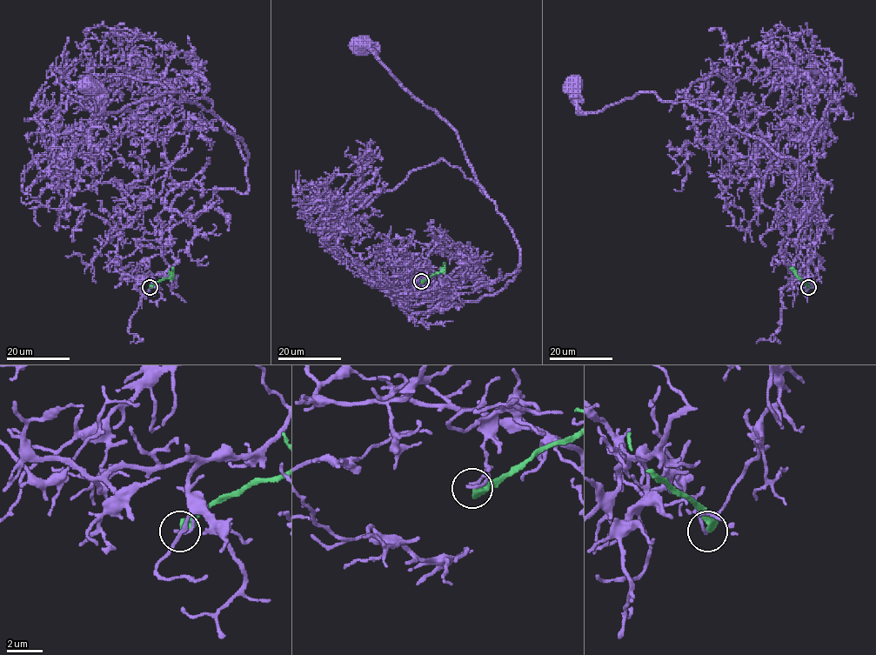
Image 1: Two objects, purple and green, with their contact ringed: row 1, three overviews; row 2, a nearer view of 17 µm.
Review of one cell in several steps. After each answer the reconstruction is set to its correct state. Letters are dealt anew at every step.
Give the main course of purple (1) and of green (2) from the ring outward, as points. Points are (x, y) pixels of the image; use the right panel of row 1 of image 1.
1: (807, 287), (797, 276), (825, 222), (795, 160), (717, 111), (638, 92), (580, 112), (571, 87)
2: (807, 287), (790, 267)

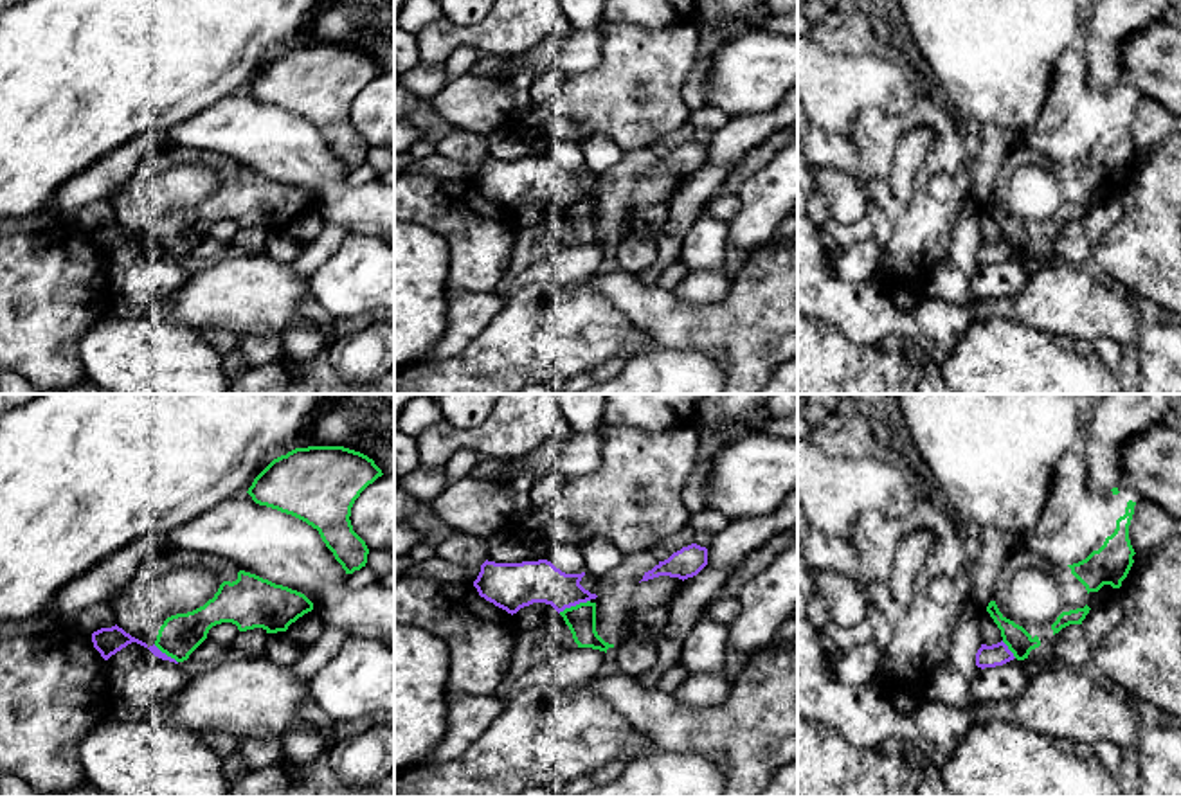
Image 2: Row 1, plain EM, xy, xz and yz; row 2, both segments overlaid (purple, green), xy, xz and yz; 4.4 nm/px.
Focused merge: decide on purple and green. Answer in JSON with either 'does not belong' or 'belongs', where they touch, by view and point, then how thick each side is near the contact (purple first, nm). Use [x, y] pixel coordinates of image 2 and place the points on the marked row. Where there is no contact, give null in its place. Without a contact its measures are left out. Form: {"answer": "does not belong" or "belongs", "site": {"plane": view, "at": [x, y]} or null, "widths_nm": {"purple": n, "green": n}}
{"answer": "does not belong", "site": {"plane": "xz", "at": [573, 605]}, "widths_nm": {"purple": 190, "green": 130}}

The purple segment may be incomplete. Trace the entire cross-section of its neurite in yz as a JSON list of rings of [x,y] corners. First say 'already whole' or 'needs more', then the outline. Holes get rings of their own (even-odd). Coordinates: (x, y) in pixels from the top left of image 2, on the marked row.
already whole | [[[1003,640],[992,646],[981,644],[981,648],[976,653],[976,666],[981,669],[996,667],[1014,658],[1015,658],[1014,653],[1008,649],[1008,646]]]

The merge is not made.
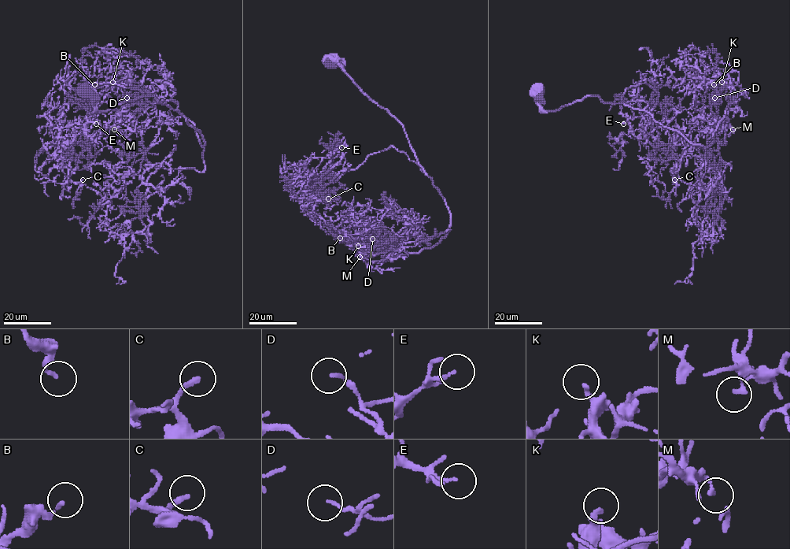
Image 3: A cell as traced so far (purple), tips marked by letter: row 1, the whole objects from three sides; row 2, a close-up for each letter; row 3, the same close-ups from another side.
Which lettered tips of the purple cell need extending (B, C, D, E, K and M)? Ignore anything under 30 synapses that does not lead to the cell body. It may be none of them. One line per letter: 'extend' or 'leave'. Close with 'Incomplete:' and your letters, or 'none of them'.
B: leave
C: extend
D: leave
E: extend
K: leave
M: leave
Incomplete: C, E

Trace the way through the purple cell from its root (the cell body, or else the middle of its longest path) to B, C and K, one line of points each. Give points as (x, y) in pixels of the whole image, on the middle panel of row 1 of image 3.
B: (330, 60), (403, 126), (450, 214), (447, 235), (418, 253), (378, 248), (359, 224), (336, 230), (340, 238)
C: (330, 60), (403, 126), (423, 172), (391, 146), (333, 182), (327, 171), (311, 197), (315, 202), (328, 198)
K: (330, 60), (403, 126), (450, 214), (447, 235), (418, 253), (358, 246)

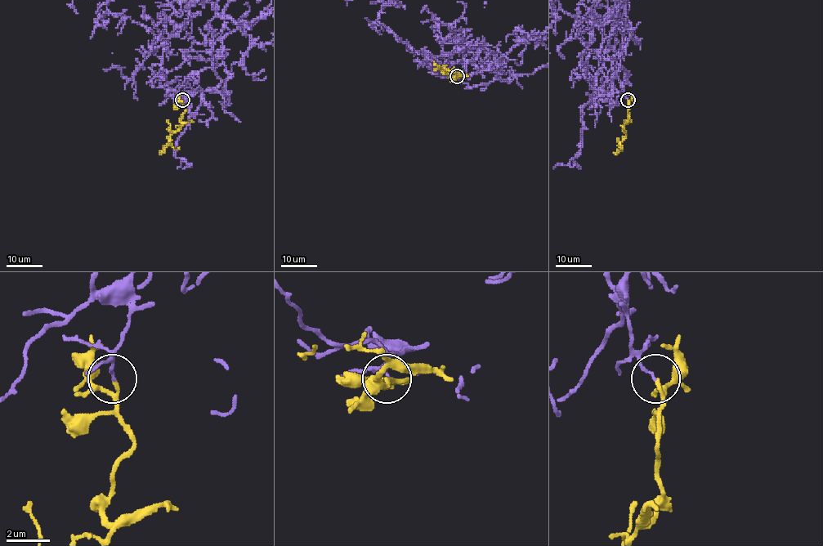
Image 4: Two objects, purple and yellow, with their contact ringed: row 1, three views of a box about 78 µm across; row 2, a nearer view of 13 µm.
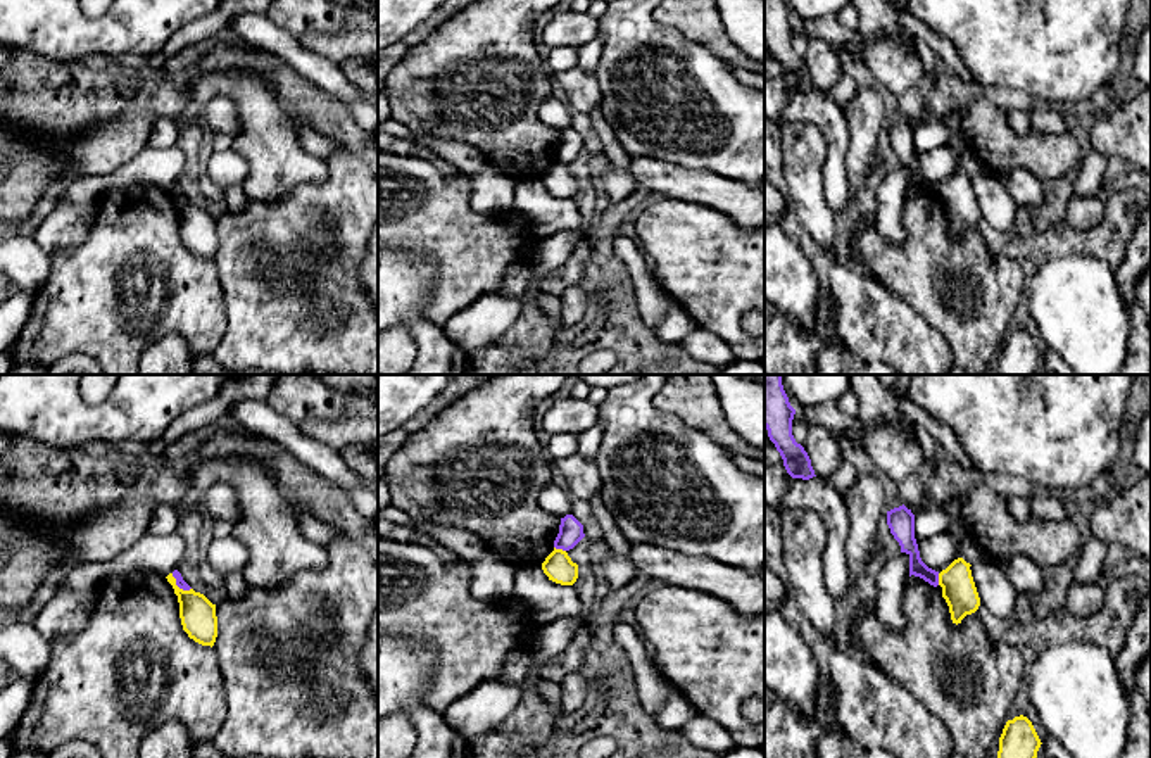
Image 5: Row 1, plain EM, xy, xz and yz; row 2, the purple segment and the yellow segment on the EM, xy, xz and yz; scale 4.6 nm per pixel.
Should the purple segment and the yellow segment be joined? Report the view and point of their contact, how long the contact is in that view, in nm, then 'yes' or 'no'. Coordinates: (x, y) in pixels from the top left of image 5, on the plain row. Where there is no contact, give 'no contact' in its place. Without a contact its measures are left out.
contact xy (178, 199); length 120 nm; no

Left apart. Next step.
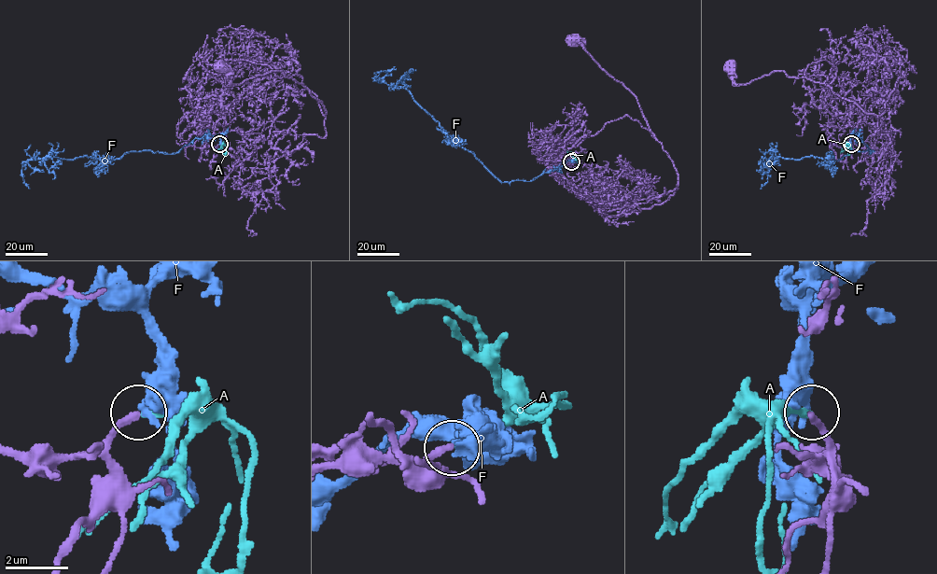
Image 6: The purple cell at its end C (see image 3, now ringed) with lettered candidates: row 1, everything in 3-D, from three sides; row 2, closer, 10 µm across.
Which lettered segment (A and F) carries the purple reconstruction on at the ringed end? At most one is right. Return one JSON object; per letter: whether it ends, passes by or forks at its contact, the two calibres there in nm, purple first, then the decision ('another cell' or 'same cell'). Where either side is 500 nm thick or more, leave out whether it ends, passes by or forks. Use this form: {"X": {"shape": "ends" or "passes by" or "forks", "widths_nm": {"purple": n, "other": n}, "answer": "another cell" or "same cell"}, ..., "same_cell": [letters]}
{"A": {"shape": "ends", "widths_nm": {"purple": 200, "other": 200}, "answer": "same cell"}, "F": {"shape": "ends", "widths_nm": {"purple": 200, "other": 400}, "answer": "another cell"}, "same_cell": ["A"]}

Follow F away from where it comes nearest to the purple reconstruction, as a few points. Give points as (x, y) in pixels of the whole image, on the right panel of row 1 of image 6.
F: (850, 144), (858, 134), (872, 152), (850, 151), (837, 160), (769, 160), (761, 188)

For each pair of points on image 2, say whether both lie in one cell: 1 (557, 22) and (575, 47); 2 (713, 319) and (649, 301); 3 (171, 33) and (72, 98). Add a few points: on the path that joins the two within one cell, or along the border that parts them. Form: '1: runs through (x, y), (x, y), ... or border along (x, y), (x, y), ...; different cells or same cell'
1: border along (569, 31), (564, 35); different cells
2: runs through (697, 319), (665, 317); same cell
3: runs through (146, 33), (137, 33), (98, 72); same cell

